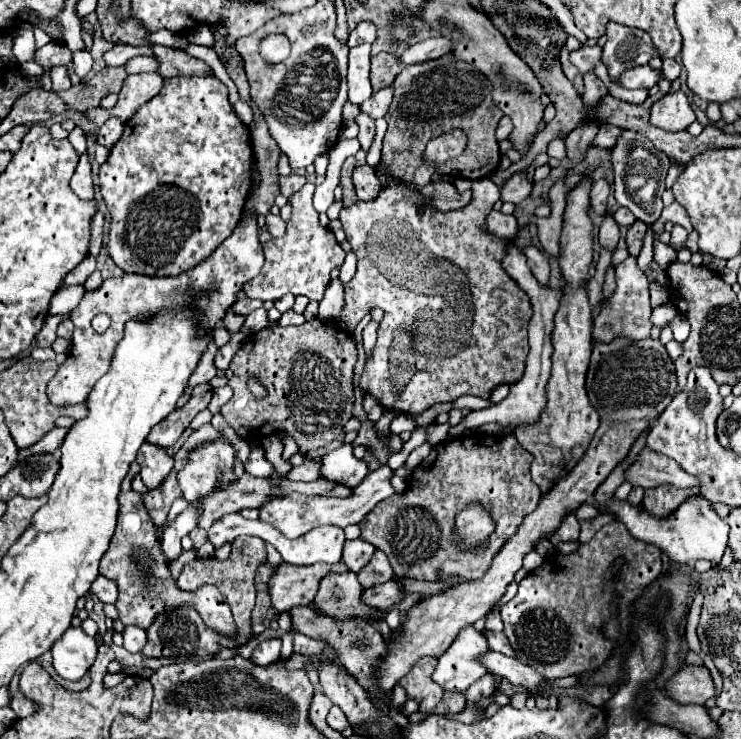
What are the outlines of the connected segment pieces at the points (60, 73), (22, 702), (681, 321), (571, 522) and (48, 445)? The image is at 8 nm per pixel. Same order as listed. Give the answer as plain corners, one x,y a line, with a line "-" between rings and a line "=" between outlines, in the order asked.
52,66
50,68
50,80
52,80
52,90
62,92
70,88
70,76
64,66
=
10,688
10,694
12,694
12,702
10,702
10,708
16,712
18,718
26,718
30,716
32,712
36,712
36,702
28,700
28,698
22,698
20,690
18,688
=
680,314
670,322
669,327
673,332
673,338
679,343
684,342
690,333
690,324
685,316
=
568,514
564,520
562,520
562,526
554,532
552,536
552,544
560,544
560,542
572,542
572,540
578,540
578,534
580,534
580,522
574,514
=
54,428
50,434
46,434
46,438
42,438
42,442
36,442
36,446
32,446
30,450
22,450
20,458
34,452
56,452
62,446
66,434
68,434
68,428

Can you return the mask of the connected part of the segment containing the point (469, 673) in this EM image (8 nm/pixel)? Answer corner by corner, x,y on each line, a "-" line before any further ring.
472,624
466,626
450,648
438,656
438,664
432,674
434,682
444,690
466,692
468,686
486,674
484,664
480,664
480,656
488,650
490,646
484,632
476,630

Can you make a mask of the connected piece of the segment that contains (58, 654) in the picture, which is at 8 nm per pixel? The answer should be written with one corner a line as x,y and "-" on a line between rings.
70,628
52,646
54,670
66,680
80,680
94,664
98,646
96,640
84,634
82,628

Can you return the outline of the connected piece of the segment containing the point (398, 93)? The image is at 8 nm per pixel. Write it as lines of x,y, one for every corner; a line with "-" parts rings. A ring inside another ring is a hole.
452,54
438,60
406,66
392,84
394,102
384,116
388,130
382,146
382,160
396,178
430,184
434,174
446,174
452,178
480,180
488,178
500,164
500,148
494,132
504,116
492,100
492,82
478,72
472,64
466,64
-
462,128
466,132
466,150
462,154
462,172
436,172
434,166
424,162
426,144
450,130

